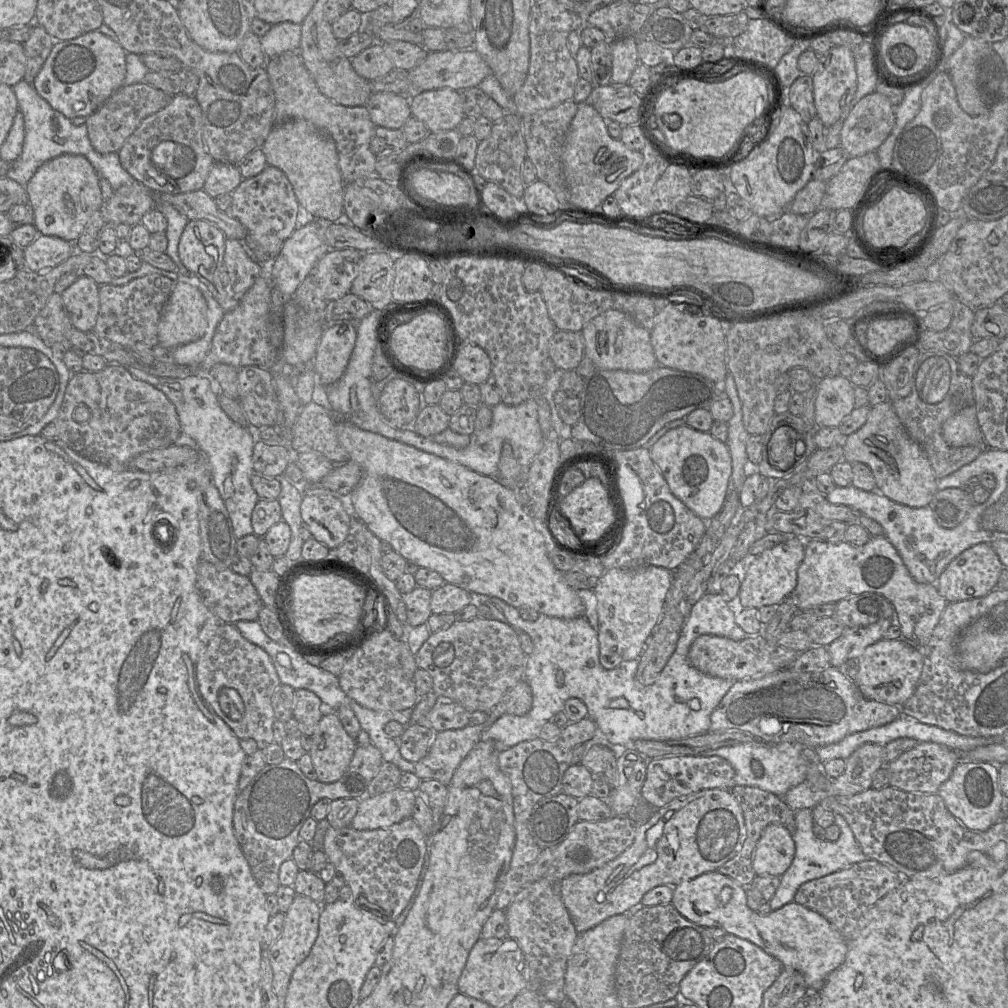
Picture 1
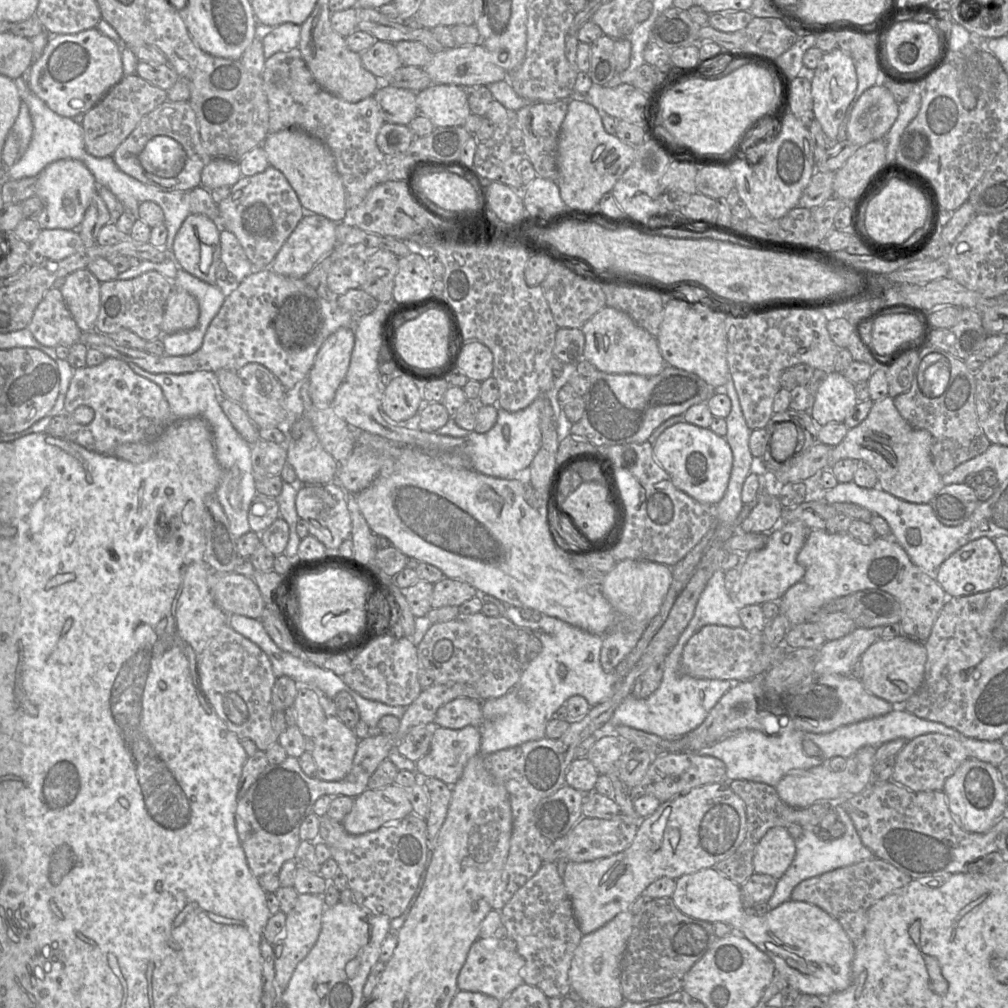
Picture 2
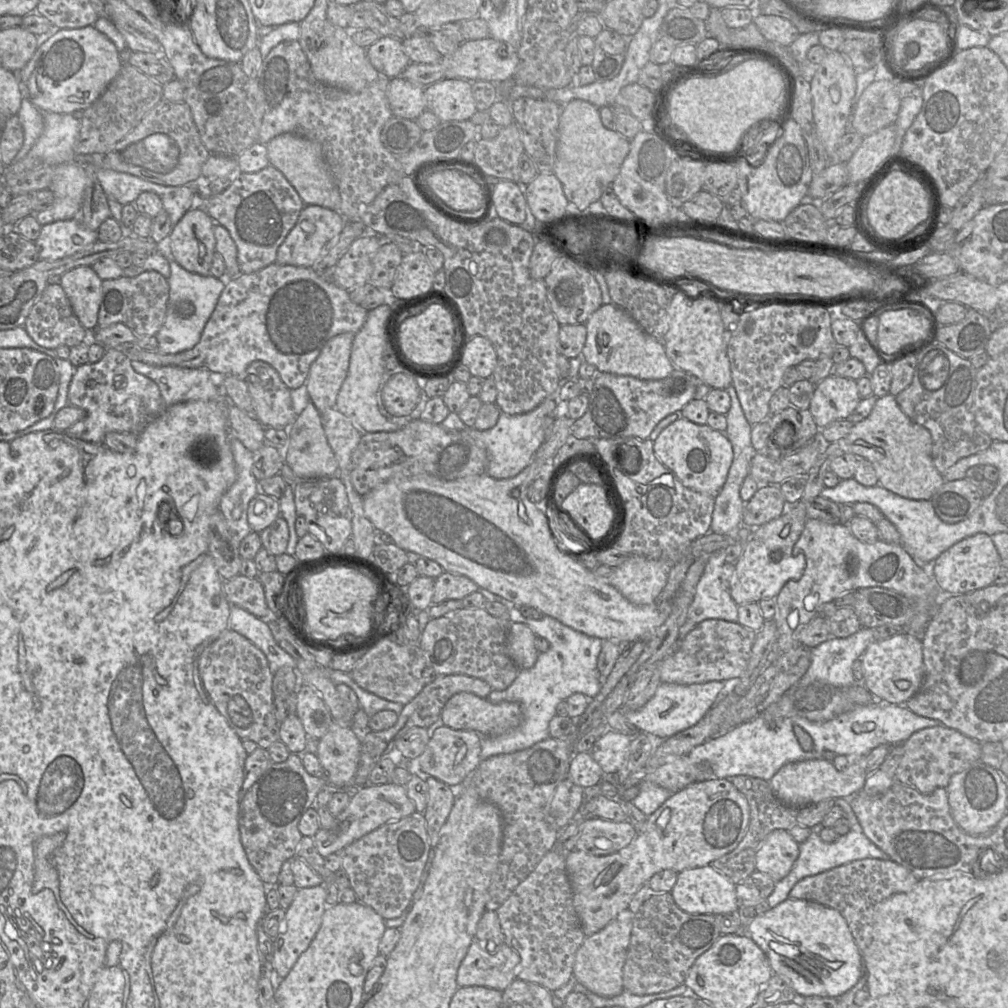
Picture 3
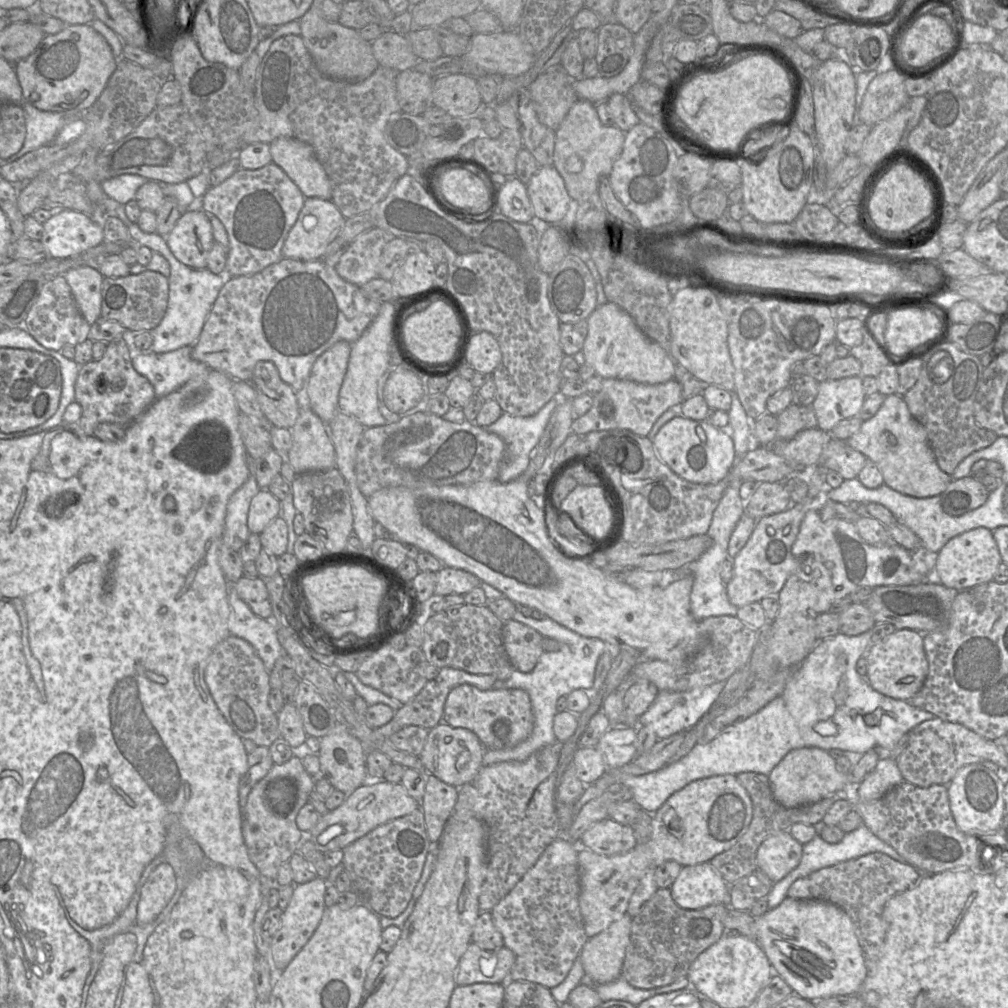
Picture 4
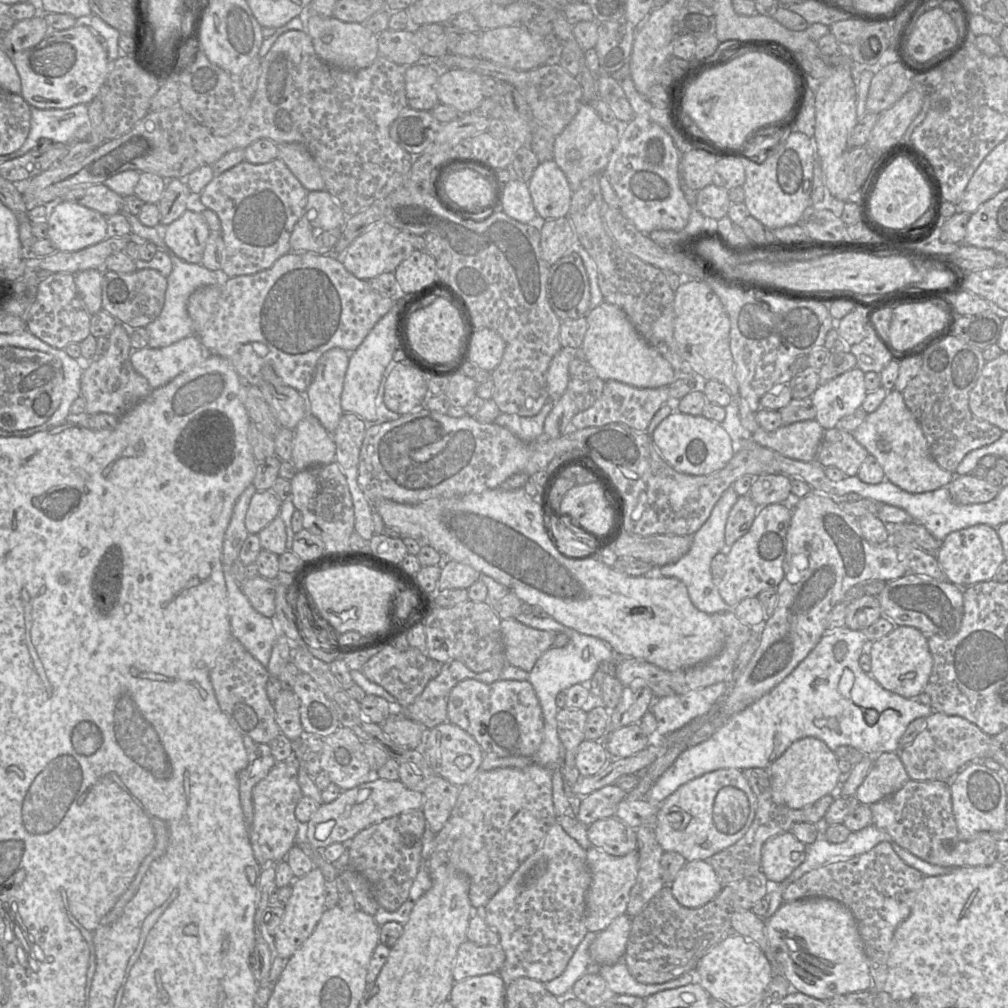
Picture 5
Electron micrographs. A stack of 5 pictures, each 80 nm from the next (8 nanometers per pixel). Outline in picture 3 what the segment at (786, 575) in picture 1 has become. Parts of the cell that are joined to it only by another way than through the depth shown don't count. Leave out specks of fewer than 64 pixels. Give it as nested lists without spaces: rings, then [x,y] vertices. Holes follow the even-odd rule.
[[[799,500],[787,505],[787,509],[779,517],[752,529],[752,538],[745,543],[742,554],[734,564],[734,582],[729,588],[729,593],[738,606],[777,597],[789,580],[799,580],[802,577],[806,565],[805,556],[802,553],[794,556],[792,552],[807,520],[806,503]],[[786,525],[790,527],[790,533],[782,538],[781,531]]]

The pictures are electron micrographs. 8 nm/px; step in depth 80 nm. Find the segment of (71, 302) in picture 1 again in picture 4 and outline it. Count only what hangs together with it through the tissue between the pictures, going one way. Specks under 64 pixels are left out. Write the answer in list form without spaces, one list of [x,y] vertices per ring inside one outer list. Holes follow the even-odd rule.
[[[80,266],[64,275],[73,298],[85,318],[92,325],[101,317],[103,276],[96,266]]]

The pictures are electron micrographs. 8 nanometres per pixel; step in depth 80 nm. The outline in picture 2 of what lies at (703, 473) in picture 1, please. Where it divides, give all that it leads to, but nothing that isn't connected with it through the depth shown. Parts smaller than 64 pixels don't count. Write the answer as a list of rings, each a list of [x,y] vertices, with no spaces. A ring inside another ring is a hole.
[[[686,421],[680,422],[662,432],[653,444],[653,455],[669,474],[674,486],[694,500],[705,505],[715,506],[723,498],[733,466],[733,453],[725,437],[715,434],[710,428],[701,428]]]

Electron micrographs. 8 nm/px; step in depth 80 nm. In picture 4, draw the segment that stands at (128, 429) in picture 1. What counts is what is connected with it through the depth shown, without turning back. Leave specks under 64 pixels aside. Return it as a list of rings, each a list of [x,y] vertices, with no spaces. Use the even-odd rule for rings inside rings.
[[[123,337],[108,343],[99,360],[91,360],[79,366],[75,401],[82,407],[82,416],[76,423],[70,424],[79,435],[94,436],[95,429],[103,422],[126,427],[156,400],[153,385],[133,367],[132,351]]]

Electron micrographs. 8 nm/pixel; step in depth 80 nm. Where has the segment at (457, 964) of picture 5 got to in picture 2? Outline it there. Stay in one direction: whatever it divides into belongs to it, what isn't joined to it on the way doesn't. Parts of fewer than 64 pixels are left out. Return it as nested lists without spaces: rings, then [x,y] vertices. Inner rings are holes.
[[[508,936],[502,939],[478,938],[471,945],[466,961],[459,972],[458,989],[481,992],[502,1001],[524,983],[522,977],[524,965],[525,959],[519,953],[516,942]]]

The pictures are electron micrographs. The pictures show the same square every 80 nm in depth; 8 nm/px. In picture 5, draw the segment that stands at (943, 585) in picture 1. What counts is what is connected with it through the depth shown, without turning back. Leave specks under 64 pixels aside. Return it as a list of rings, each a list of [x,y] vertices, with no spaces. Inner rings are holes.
[[[977,524],[948,534],[940,543],[936,558],[945,574],[945,579],[958,587],[992,580],[1005,561],[997,528]]]

